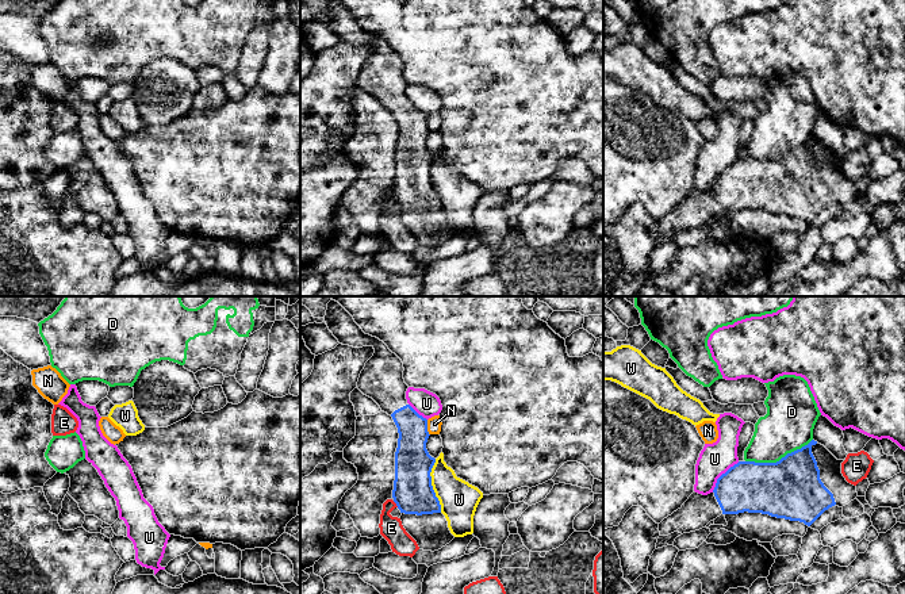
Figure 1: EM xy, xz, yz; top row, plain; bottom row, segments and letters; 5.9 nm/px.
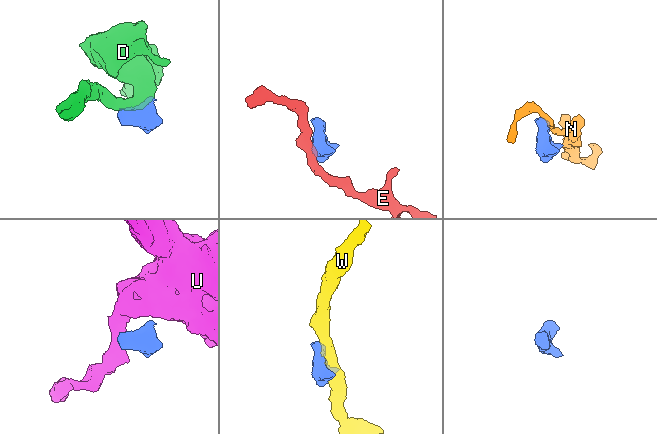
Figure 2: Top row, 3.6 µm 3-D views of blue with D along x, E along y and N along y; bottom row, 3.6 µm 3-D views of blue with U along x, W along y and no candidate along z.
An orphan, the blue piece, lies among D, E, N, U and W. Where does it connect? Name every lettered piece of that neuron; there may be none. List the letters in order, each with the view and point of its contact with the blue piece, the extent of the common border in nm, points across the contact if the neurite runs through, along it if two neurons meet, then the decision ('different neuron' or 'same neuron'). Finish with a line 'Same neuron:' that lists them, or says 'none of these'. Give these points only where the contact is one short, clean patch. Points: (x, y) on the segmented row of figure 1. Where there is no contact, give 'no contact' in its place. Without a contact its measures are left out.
D: contact yz (779, 460); length 420 nm; different neuron
E: contact xz (395, 502); length 50 nm; border xz (392, 501), (398, 506); different neuron
N: contact xz (426, 428); length 100 nm; border xz (426, 420), (429, 435); different neuron
U: contact yz (721, 475); length 240 nm; border yz (739, 462), (717, 479), (712, 491); different neuron
W: contact xz (432, 486); length 320 nm; different neuron
Same neuron: none of these

